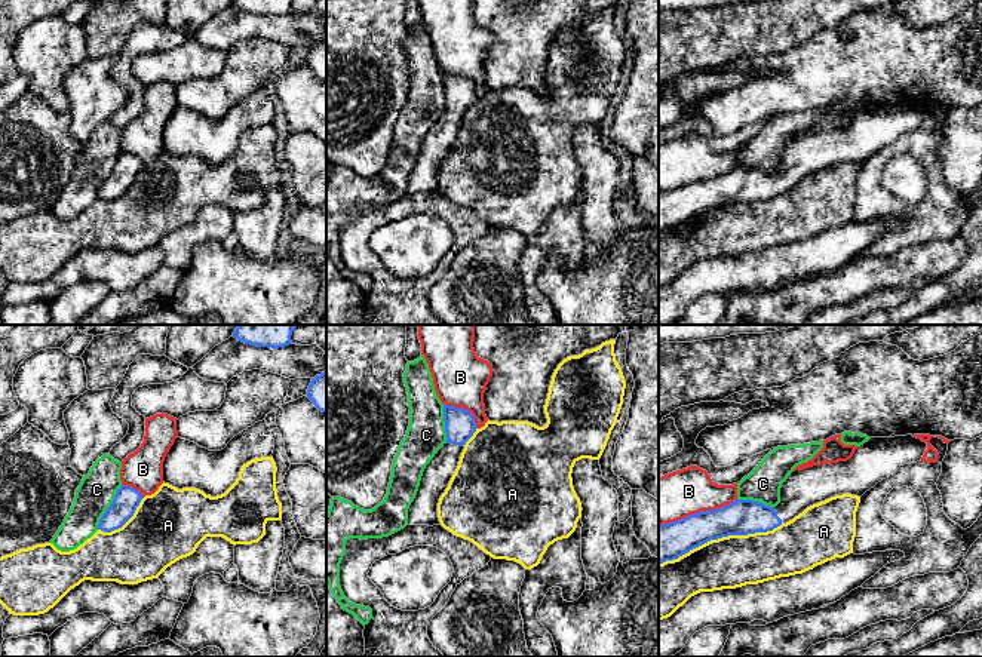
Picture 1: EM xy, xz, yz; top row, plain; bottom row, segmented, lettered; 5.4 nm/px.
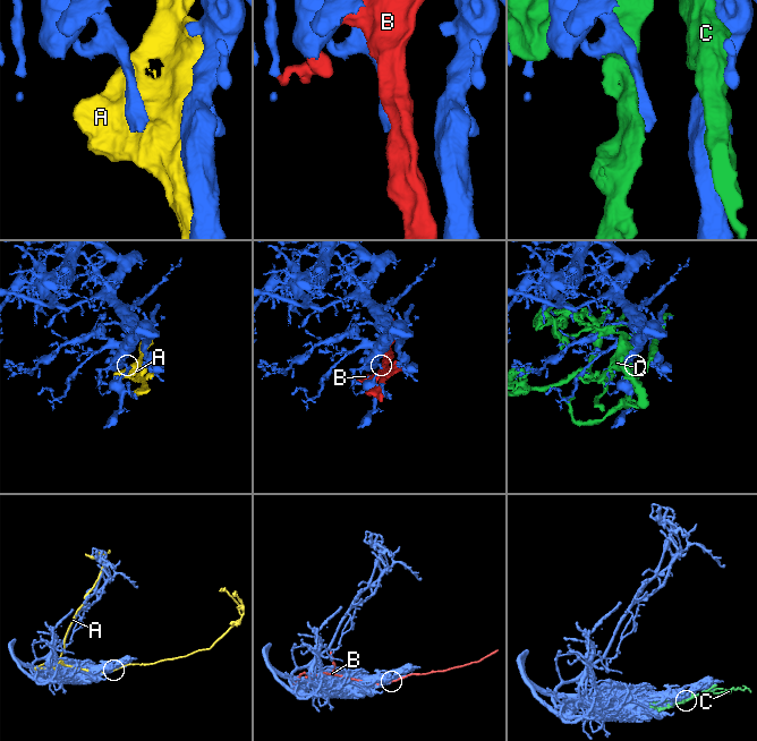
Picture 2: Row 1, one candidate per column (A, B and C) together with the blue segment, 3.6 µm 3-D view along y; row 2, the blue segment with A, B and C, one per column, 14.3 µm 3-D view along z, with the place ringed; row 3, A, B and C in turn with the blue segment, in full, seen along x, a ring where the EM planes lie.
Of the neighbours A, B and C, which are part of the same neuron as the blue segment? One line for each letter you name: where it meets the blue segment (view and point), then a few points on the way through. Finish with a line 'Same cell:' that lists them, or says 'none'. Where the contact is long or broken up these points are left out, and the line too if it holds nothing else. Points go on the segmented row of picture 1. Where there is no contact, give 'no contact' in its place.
Same cell: none

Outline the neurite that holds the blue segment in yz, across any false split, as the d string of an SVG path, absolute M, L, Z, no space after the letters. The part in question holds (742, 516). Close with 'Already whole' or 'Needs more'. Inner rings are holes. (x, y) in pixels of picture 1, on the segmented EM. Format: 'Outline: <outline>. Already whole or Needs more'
Outline: M912 435L871 438L857 446L853 457L847 461L826 463L792 472L782 483L780 503L776 507L752 500L734 500L728 506L659 525L659 564L678 559L711 540L773 531L782 524L792 521L807 507L835 495L851 494L862 497L878 482L893 475L900 466L921 461L926 449L927 443Z. Needs more

